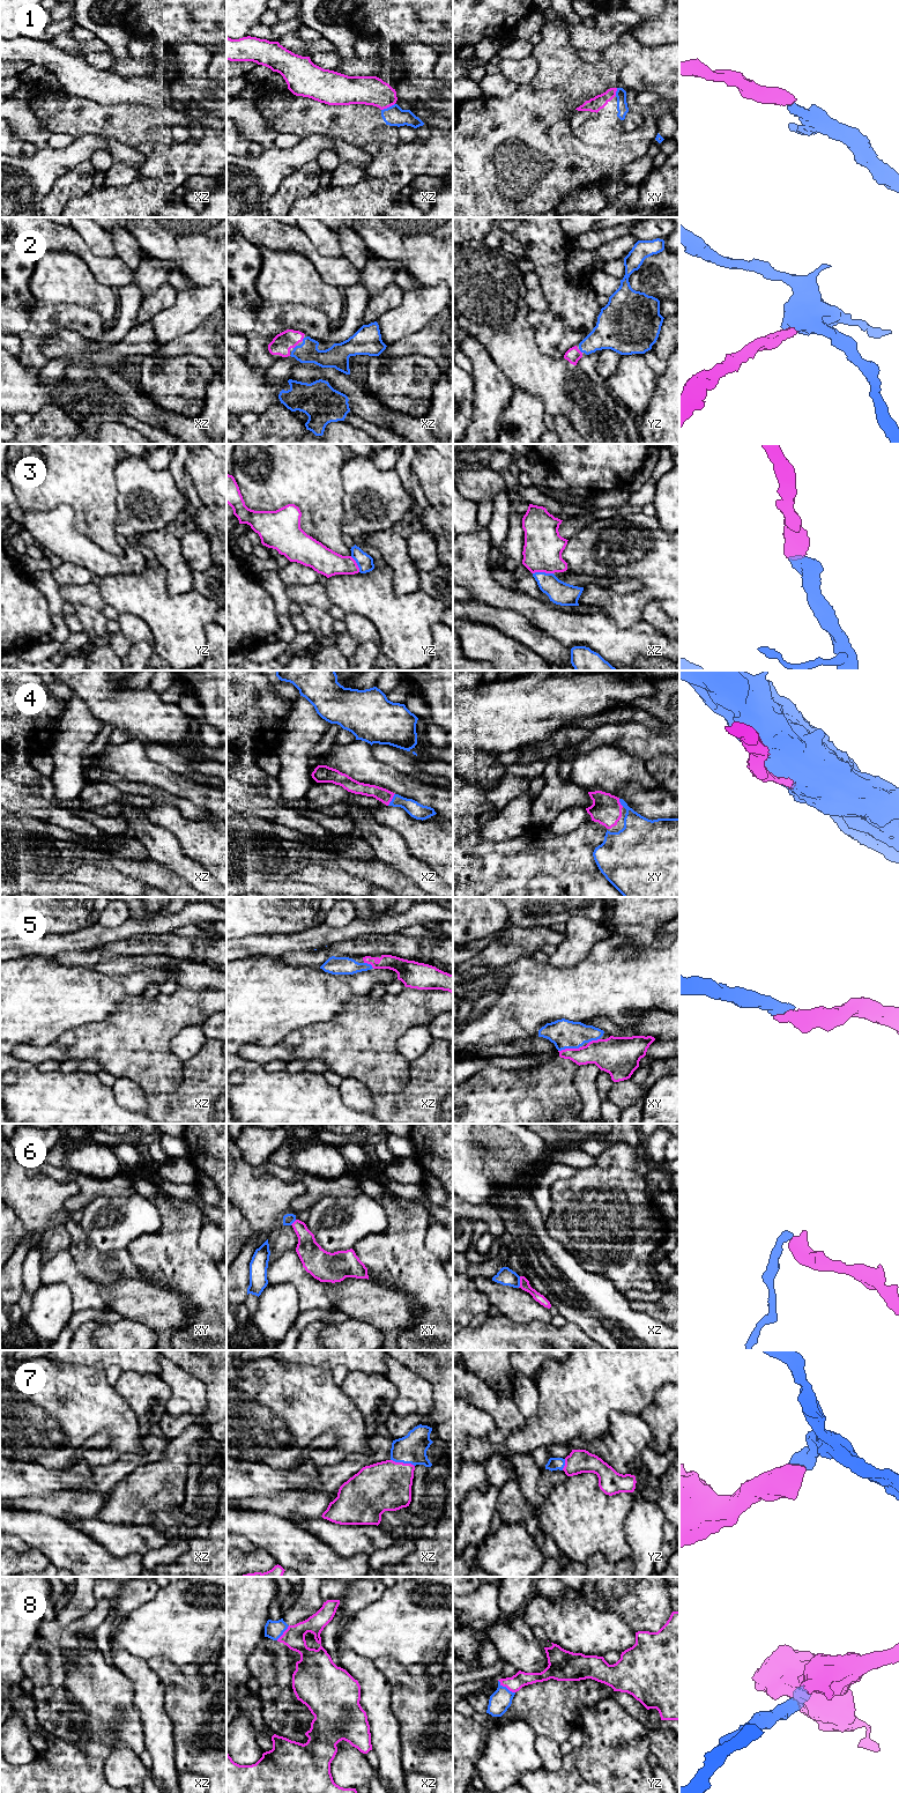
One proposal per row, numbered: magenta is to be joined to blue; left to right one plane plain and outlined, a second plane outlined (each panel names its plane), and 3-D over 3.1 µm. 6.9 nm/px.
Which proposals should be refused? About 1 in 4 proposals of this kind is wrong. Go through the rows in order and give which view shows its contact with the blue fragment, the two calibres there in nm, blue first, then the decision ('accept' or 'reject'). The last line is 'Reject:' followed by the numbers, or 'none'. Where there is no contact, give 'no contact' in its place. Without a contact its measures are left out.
1: contact in xz; calibres 140 and 200 nm; accept
2: contact in xz; calibres 150 and 140 nm; accept
3: contact in xz; calibres 160 and 280 nm; accept
4: contact in xz; calibres 110 and 90 nm; accept
5: contact in xy; calibres 200 and 190 nm; accept
6: contact in xz; calibres 120 and 70 nm; reject
7: contact in xz; calibres 200 and 340 nm; accept
8: contact in yz; calibres 150 and 110 nm; accept
Reject: 6

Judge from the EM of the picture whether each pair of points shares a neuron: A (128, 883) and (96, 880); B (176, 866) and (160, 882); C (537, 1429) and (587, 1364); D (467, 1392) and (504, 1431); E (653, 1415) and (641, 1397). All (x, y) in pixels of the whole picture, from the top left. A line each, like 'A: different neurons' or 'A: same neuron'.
A: same neuron
B: different neurons
C: same neuron
D: same neuron
E: different neurons

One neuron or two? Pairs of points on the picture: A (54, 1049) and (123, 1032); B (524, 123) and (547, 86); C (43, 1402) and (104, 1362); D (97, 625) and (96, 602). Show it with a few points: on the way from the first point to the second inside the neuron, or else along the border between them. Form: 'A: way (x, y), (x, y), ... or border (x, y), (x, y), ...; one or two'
A: way (72, 1044), (105, 1042); one
B: way (533, 113), (547, 99), (547, 95); one
C: border (72, 1363), (99, 1365), (104, 1370); two
D: border (75, 605), (87, 605), (101, 612); two

